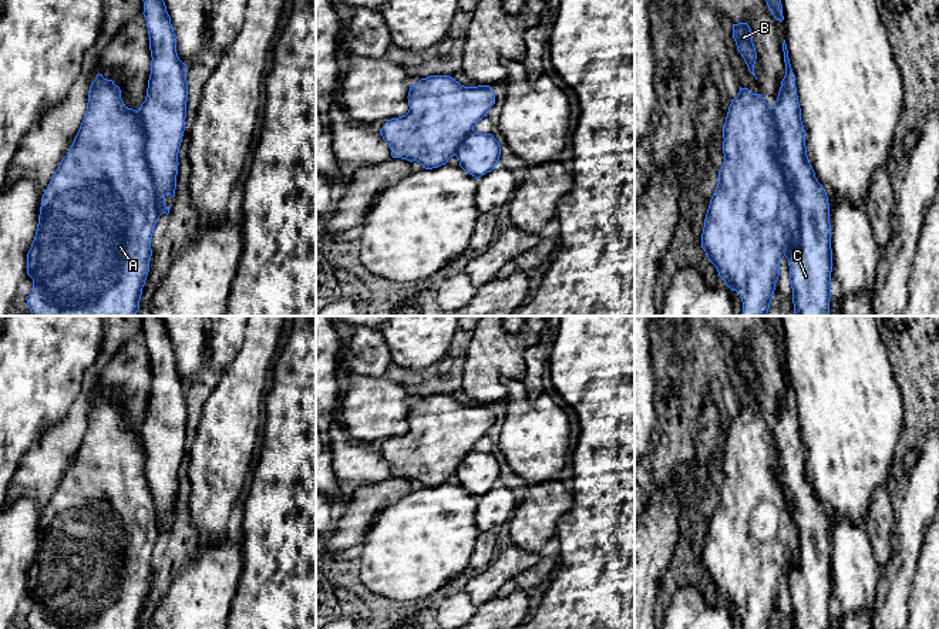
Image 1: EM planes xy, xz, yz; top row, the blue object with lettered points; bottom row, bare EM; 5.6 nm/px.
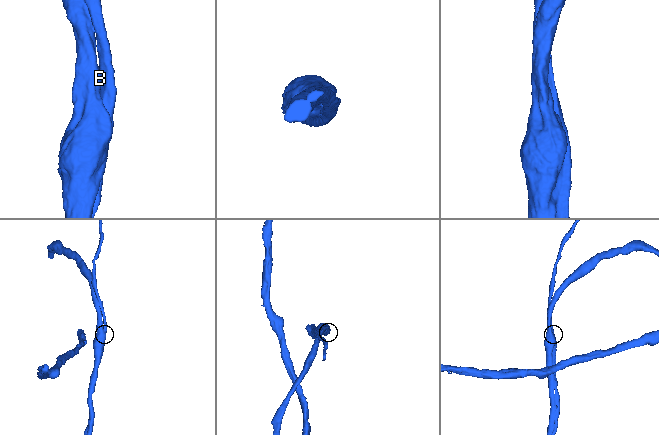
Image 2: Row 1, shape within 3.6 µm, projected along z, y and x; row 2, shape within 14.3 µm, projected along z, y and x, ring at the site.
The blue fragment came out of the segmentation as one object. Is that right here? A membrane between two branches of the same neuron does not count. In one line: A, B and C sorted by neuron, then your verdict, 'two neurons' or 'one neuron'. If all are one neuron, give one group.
A B C | one neuron

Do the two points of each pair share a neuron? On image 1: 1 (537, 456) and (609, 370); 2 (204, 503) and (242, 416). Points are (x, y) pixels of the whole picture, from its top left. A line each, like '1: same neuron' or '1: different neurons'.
1: different neurons
2: same neuron

